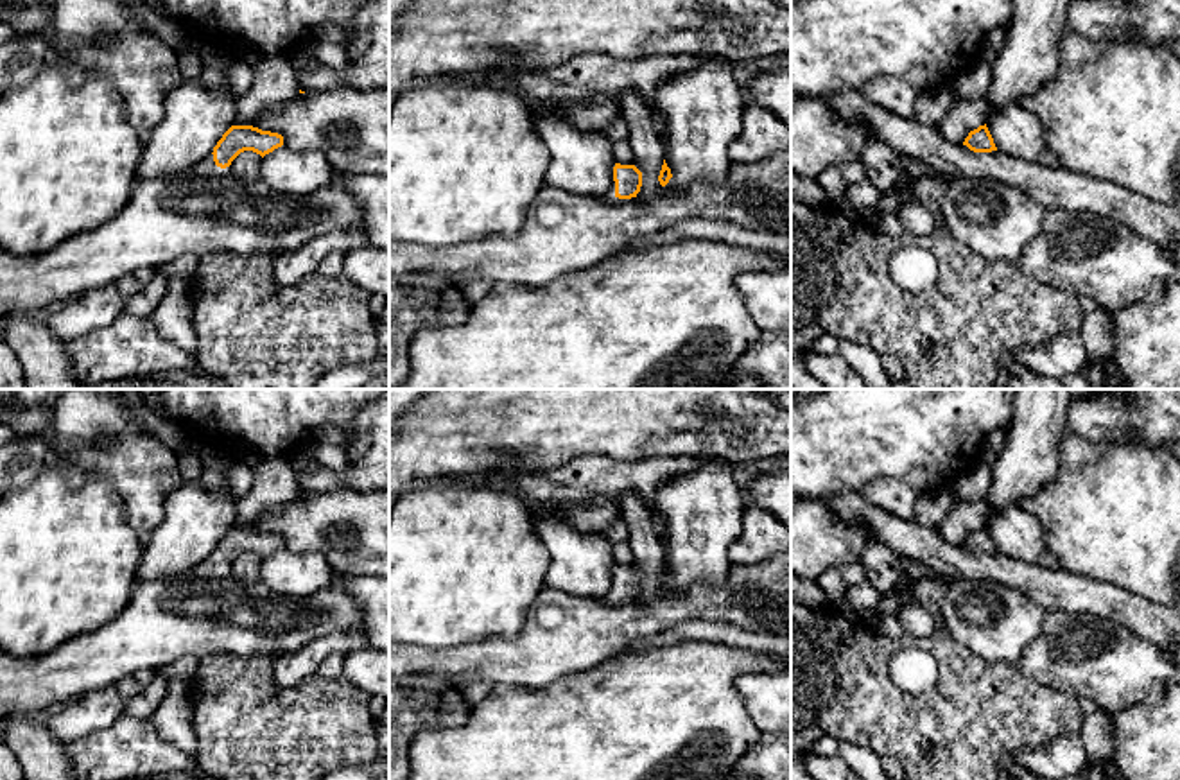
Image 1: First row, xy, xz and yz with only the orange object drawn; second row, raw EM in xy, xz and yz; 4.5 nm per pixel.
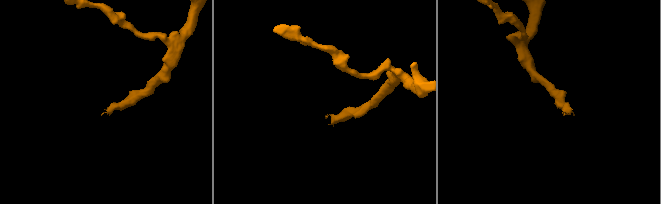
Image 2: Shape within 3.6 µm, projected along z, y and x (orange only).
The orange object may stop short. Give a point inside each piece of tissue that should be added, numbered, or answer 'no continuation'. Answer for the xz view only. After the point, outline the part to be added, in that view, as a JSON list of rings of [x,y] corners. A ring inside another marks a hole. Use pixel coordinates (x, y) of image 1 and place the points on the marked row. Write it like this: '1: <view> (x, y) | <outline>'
1: xz (608, 196) | [[[612,179],[610,186],[608,186],[603,194],[599,194],[599,199],[601,199],[603,203],[612,203],[612,204],[617,204],[617,203],[626,201],[626,199],[619,199],[619,197],[615,195],[615,181],[613,181],[613,179]]]

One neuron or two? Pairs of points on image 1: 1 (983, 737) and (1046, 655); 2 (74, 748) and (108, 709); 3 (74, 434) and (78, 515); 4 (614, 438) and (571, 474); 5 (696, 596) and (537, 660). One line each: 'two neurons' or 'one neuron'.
1: two neurons
2: two neurons
3: two neurons
4: two neurons
5: one neuron

